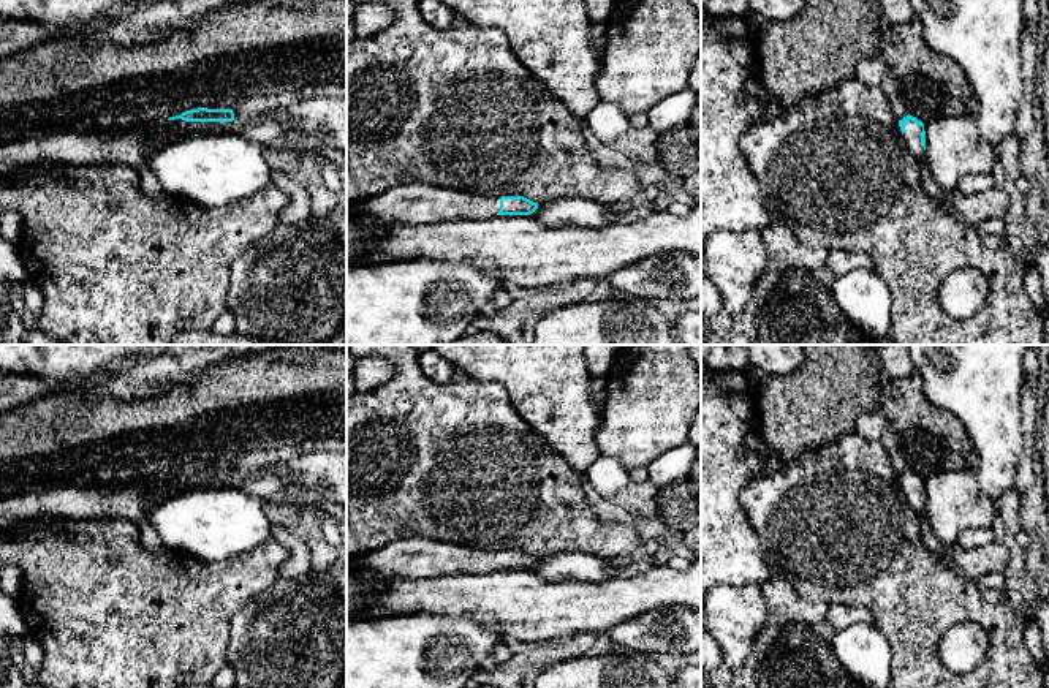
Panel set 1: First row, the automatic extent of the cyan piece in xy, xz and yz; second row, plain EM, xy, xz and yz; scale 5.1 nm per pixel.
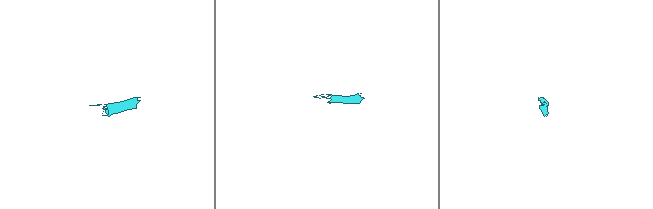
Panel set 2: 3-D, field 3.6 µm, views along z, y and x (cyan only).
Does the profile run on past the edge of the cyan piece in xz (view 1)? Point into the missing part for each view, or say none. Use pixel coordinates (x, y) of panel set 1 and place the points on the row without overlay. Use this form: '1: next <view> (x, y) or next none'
1: next xz (410, 557)

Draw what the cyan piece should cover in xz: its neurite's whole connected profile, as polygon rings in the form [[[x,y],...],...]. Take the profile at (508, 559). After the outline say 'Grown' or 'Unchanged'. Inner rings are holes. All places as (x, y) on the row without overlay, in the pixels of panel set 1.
[[[403,538],[377,550],[356,555],[353,566],[367,576],[427,579],[460,573],[530,569],[538,563],[524,550],[481,550],[440,539]]]. Grown

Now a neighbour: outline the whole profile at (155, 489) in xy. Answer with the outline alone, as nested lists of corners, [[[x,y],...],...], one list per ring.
[[[161,473],[130,479],[125,481],[123,484],[130,490],[134,490],[141,495],[146,514],[146,524],[149,524],[150,511],[172,497],[188,493],[195,489],[214,490],[226,487],[240,487],[242,481],[244,479],[236,473],[233,476],[185,476],[182,473],[176,474]]]

